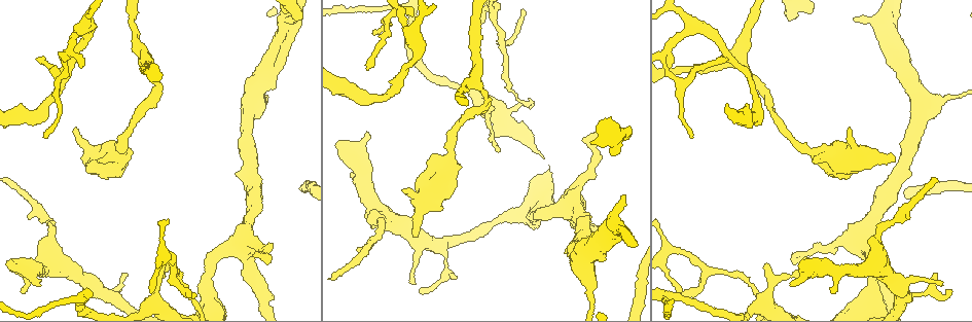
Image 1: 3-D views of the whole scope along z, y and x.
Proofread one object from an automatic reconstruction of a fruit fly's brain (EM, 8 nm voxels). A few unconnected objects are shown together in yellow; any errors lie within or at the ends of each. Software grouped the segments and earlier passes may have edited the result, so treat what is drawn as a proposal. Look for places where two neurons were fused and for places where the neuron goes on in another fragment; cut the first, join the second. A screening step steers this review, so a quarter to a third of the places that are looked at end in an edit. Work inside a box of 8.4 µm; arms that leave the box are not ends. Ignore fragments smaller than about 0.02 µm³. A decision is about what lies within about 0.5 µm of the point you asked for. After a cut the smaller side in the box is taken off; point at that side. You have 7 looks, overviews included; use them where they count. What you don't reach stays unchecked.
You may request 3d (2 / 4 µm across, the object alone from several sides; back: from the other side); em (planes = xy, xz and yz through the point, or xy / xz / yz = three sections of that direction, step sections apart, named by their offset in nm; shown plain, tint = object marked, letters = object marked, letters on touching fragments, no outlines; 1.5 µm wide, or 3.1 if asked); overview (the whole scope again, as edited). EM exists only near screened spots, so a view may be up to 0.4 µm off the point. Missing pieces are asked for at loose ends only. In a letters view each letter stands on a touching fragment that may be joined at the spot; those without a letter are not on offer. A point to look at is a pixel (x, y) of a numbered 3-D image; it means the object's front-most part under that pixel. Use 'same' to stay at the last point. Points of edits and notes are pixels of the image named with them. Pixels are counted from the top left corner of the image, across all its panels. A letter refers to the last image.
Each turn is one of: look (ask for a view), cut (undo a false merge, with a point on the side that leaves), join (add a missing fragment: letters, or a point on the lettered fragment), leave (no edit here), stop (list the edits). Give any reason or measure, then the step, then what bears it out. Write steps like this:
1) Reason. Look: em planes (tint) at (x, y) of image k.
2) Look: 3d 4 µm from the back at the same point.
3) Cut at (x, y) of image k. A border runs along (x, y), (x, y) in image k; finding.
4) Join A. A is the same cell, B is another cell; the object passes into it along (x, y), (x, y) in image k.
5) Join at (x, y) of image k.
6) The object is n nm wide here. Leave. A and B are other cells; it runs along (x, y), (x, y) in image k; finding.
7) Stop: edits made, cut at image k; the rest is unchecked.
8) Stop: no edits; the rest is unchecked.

Thin end. Look: 3d 4 µm at (45, 138) of image 1.

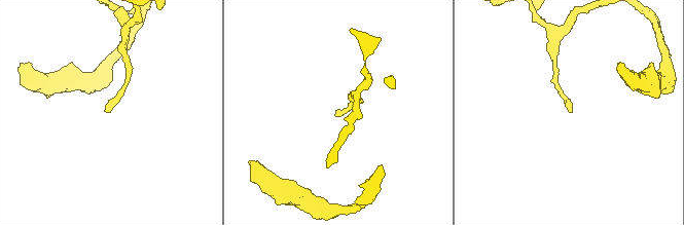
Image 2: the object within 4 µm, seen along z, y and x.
Shape alone is not enough. Look: em planes (letters) at (104, 110) of image 2.

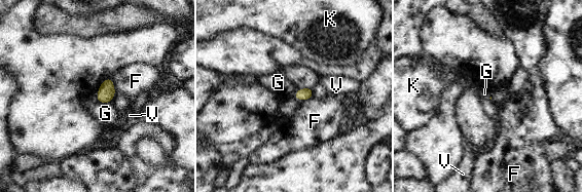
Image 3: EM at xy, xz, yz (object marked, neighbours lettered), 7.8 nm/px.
The longest contact is with F, 200 nm. Leave. F, G, K and V are other cells; a border runs along (96, 100), (102, 103), (109, 103) in image 3; none of them fits.

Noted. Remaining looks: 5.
Free end. Look: 3d 4 µm at (404, 191) of image 1.

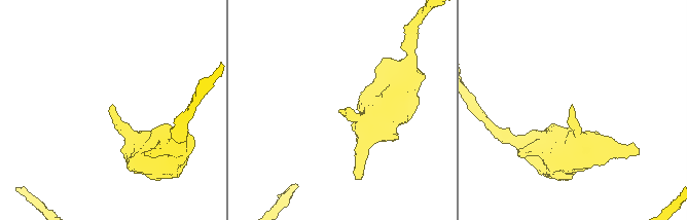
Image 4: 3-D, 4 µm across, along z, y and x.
Look: em planes (plain) at (113, 106) of image 4.

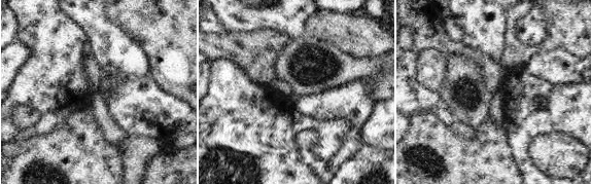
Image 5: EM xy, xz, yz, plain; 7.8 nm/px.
Look: em planes (letters) at the same point.

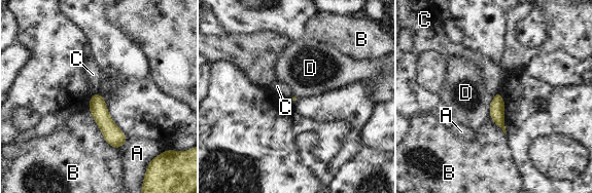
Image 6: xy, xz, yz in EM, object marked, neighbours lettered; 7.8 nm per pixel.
Leave. A, B, C and D are other cells; a border runs along (494, 94), (490, 104), (489, 117) in image 6; no lettered fragment goes on from it.

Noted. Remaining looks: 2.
Branch point. Look: em xz step 8 (tint) at (500, 45) of image 1.

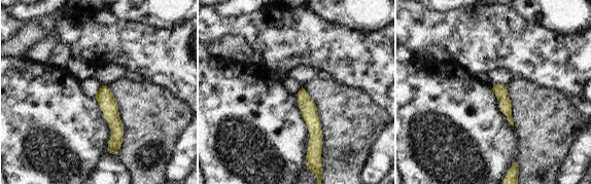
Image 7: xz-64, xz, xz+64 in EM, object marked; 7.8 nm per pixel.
Look: em planes (letters) at the same point.

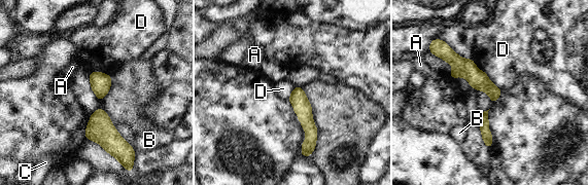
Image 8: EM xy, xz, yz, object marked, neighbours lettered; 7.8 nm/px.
Leave. A, B, C and D are other cells; a border runs along (92, 71), (91, 89), (100, 102) in image 8; one neuron here.

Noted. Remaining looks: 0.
Stop: no edits; the rest is unchecked.

